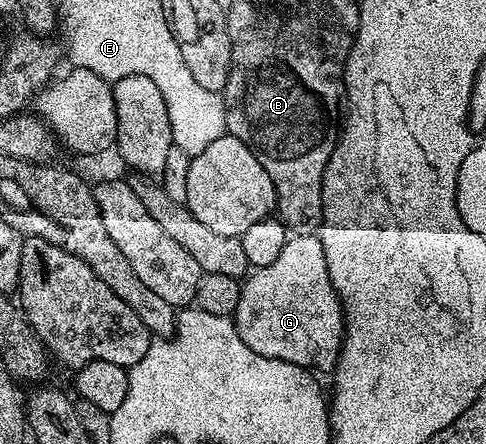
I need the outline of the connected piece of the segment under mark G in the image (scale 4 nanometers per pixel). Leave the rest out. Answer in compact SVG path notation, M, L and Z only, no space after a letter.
M290 236L275 263L262 269L253 269L244 278L239 307L233 312L232 321L237 325L240 338L258 355L297 364L310 371L336 369L345 338L345 314L341 312L341 298L337 296L331 275L327 271L327 255L323 255L320 236Z

